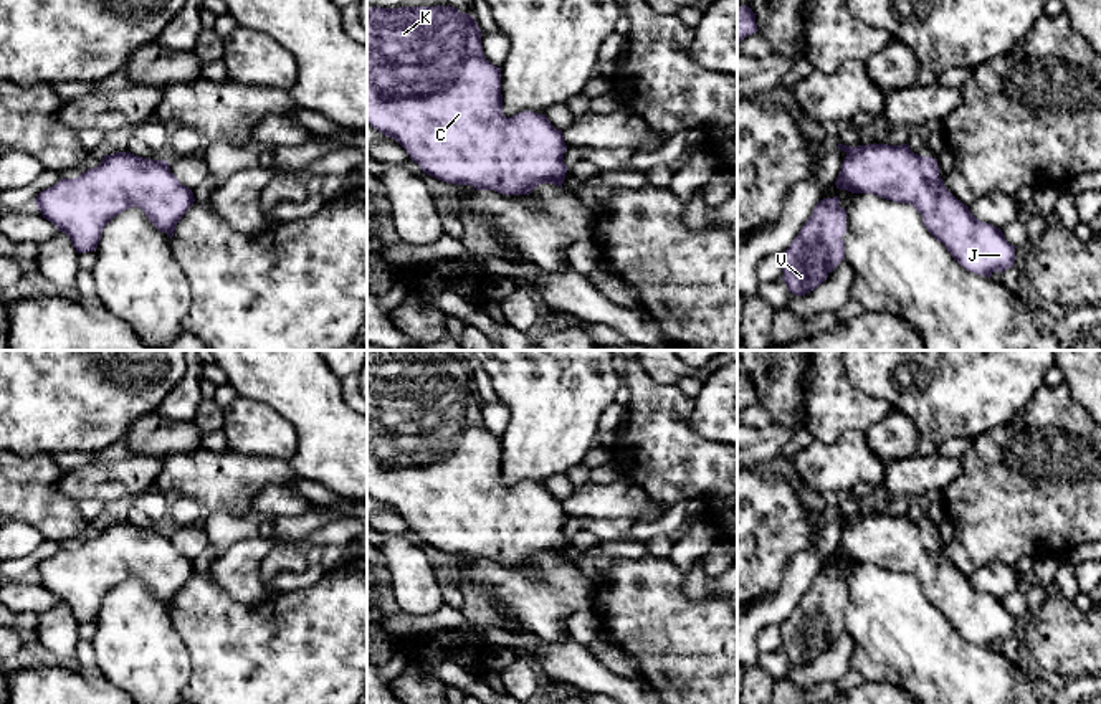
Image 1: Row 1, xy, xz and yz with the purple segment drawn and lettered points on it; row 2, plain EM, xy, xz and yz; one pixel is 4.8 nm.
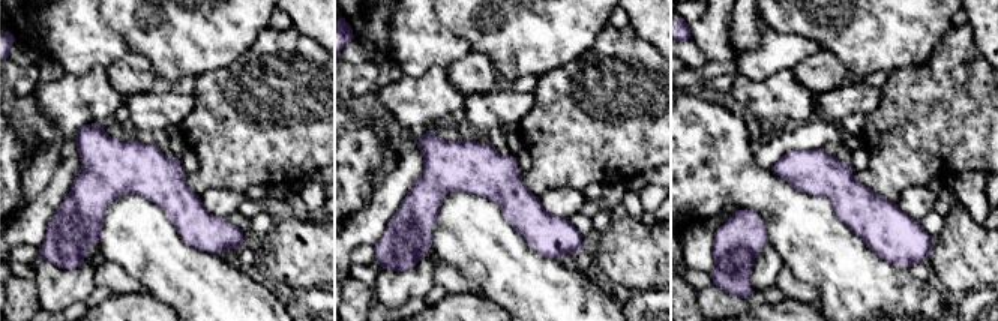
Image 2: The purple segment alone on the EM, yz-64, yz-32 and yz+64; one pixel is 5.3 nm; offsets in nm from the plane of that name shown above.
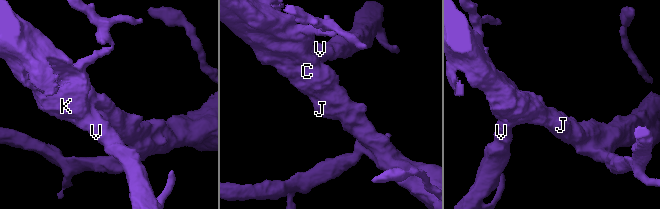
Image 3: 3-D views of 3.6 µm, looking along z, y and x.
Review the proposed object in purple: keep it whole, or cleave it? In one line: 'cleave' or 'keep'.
keep

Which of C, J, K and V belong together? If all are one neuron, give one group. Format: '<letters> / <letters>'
C J K V

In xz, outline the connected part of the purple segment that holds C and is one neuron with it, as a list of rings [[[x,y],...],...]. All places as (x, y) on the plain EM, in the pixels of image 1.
[[[450,375],[367,380],[367,494],[395,509],[427,545],[446,554],[529,565],[541,554],[562,559],[565,550],[562,501],[546,484],[503,484],[501,438],[486,430],[474,388]]]

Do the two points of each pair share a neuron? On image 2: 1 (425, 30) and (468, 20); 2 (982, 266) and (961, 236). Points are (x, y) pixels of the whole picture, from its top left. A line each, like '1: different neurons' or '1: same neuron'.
1: different neurons
2: same neuron

